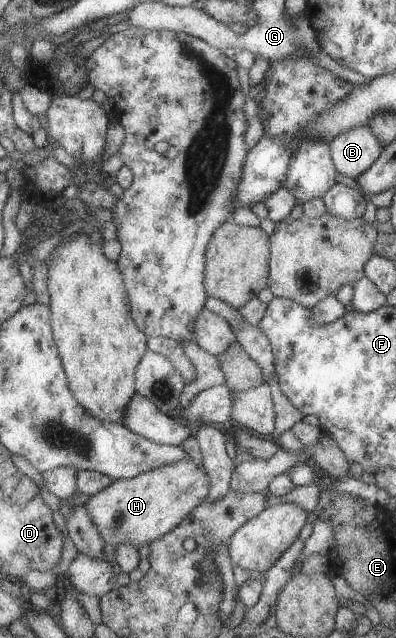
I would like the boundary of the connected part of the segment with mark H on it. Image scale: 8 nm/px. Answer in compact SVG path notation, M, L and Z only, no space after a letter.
M187 457L179 462L149 470L131 479L112 480L83 506L104 543L117 547L131 544L138 548L162 538L175 529L195 507L205 503L207 474Z

